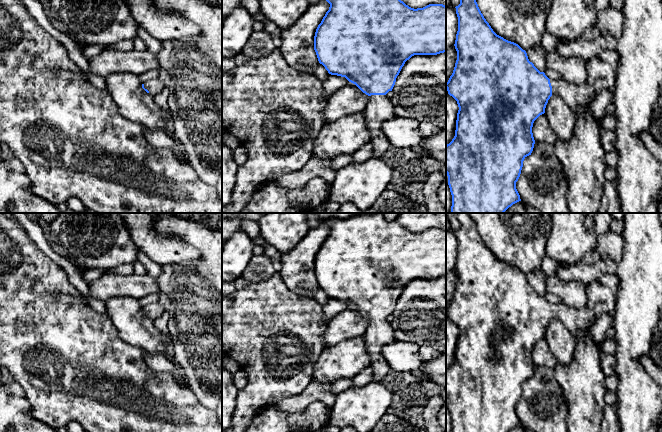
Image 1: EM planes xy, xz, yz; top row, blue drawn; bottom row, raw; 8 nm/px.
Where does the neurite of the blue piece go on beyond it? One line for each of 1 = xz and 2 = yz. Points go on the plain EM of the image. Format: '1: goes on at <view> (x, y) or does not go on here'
1: goes on at xz (379, 333)
2: goes on at yz (602, 294)

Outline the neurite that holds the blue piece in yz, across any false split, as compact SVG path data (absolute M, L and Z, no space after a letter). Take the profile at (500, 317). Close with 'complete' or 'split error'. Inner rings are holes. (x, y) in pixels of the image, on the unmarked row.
M458 213L457 217L460 222L460 228L455 231L458 241L458 255L454 268L457 275L457 284L453 297L446 307L448 318L457 325L459 331L456 344L455 360L452 365L446 369L446 398L448 400L448 409L452 419L451 432L509 432L513 428L521 425L520 419L516 413L516 406L520 401L524 383L531 379L534 372L535 364L532 357L533 347L540 339L545 337L545 332L550 321L552 319L559 319L565 324L565 327L574 337L576 337L580 332L589 332L590 328L599 317L602 315L610 315L615 312L619 279L615 273L607 273L601 276L599 280L587 284L588 305L583 310L577 310L566 305L553 305L551 307L550 303L545 299L545 297L540 296L534 290L534 288L529 285L525 274L523 274L518 268L504 263L493 255L481 237L476 223L470 217L469 213Z; split error

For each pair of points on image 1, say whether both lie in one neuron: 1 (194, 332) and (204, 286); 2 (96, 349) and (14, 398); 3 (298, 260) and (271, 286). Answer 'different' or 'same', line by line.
1: same
2: different
3: different

